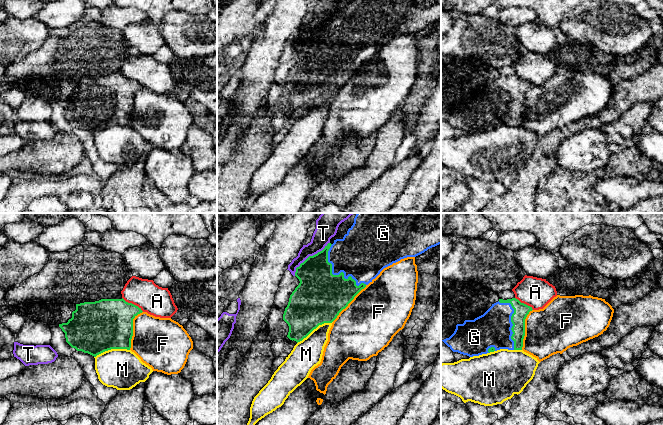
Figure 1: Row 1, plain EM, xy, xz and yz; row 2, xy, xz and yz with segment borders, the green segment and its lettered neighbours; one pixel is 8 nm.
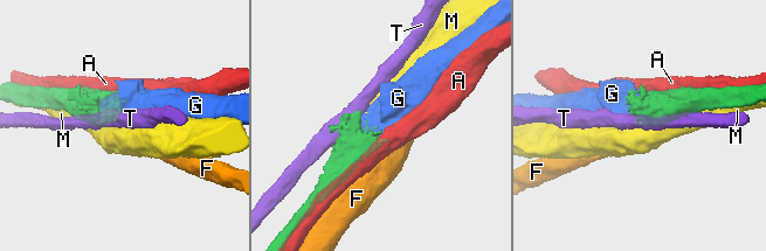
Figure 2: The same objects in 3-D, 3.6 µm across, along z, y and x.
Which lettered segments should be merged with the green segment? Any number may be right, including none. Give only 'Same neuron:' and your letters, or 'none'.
Same neuron: G

